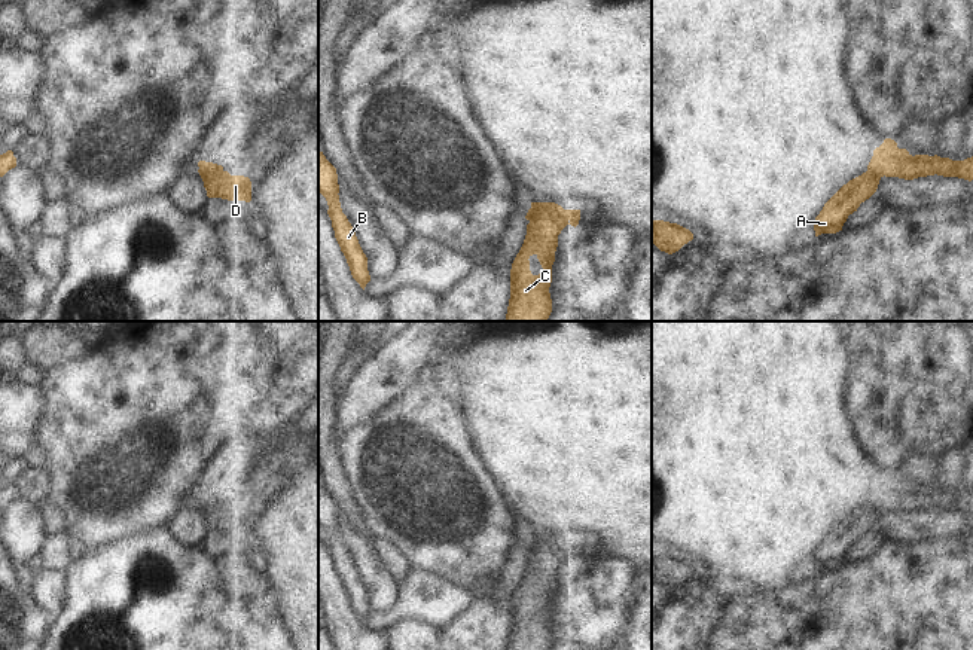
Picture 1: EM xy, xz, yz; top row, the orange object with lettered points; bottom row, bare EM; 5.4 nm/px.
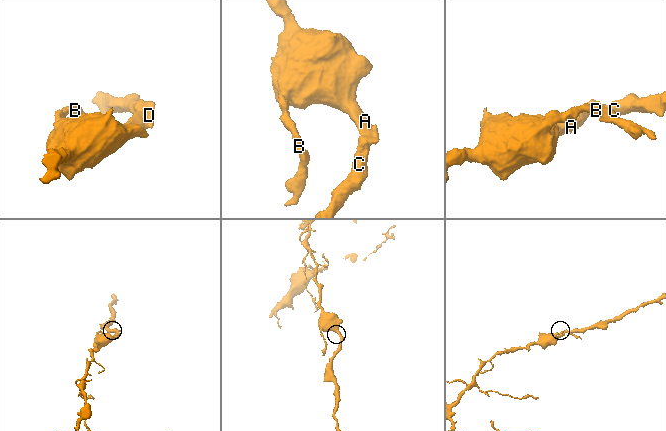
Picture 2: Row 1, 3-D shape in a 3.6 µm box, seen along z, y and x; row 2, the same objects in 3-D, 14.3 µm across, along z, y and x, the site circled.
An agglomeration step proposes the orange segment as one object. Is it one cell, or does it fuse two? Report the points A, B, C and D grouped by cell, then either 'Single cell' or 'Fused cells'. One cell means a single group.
Groups: A B D / C. Fused cells

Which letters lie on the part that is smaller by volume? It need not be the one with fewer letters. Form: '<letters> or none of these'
C

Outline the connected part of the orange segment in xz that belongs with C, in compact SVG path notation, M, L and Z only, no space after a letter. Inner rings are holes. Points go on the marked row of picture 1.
M534 207L528 210L525 219L530 222L527 225L527 235L524 244L516 254L512 269L510 269L510 299L507 306L507 314L504 321L547 321L552 312L552 299L549 287L552 283L552 265L555 262L555 251L558 247L558 235L567 226L577 226L580 220L580 210L564 210L559 208L553 211L550 207ZM536 254L542 272L533 275L530 271L530 257Z

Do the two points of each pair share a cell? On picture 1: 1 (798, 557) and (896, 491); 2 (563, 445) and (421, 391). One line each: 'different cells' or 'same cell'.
1: same cell
2: different cells

